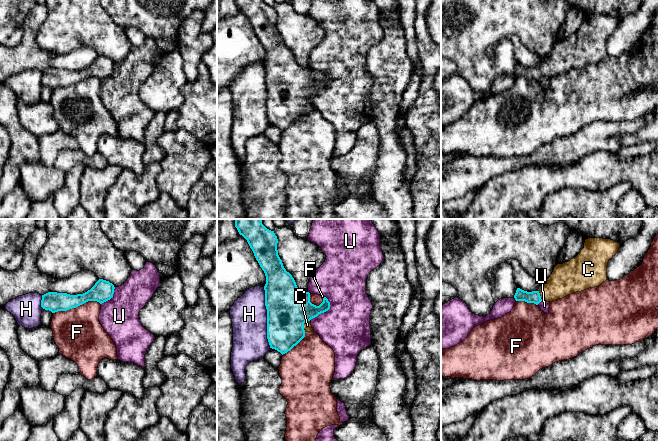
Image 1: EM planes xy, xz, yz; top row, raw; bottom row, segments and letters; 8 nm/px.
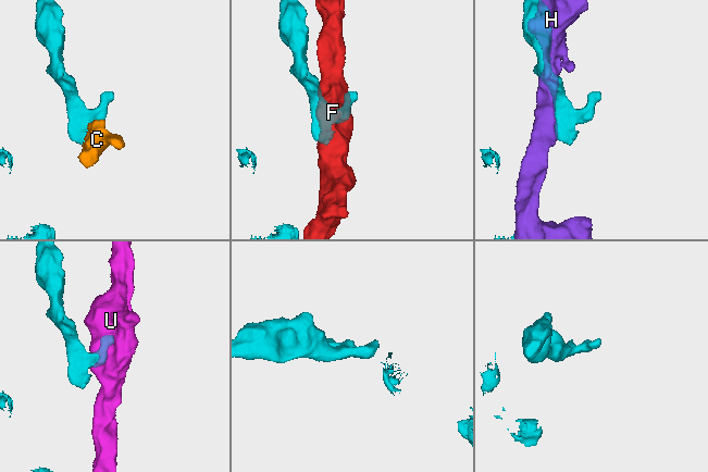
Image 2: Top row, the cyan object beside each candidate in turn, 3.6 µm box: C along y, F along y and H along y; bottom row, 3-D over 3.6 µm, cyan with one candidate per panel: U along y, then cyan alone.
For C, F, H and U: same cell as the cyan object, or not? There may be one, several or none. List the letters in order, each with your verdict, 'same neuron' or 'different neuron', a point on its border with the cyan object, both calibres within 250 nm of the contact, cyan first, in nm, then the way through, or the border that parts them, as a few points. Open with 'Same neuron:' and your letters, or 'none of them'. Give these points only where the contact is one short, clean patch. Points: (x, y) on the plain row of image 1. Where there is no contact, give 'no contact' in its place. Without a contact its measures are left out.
Same neuron: C
C: same neuron | xz (303, 101) | 360/60 nm
F: different neuron | xy (76, 82) | 170/400 nm
H: different neuron | xz (267, 93) | 360/280 nm
U: different neuron | xz (325, 87) | 280/400 nm

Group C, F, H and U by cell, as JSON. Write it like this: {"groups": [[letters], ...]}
{"groups": [["C"], ["F"], ["H"], ["U"]]}

